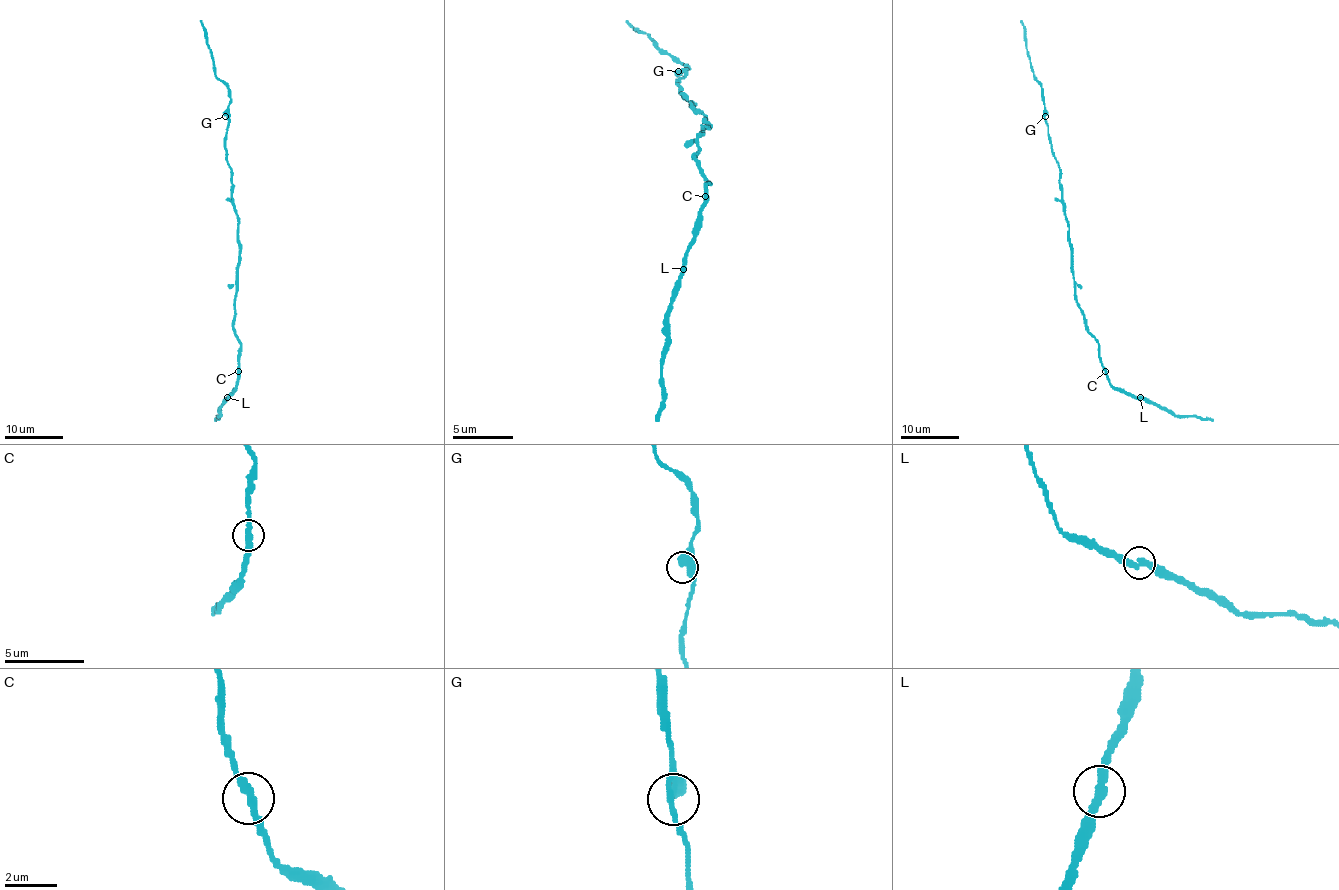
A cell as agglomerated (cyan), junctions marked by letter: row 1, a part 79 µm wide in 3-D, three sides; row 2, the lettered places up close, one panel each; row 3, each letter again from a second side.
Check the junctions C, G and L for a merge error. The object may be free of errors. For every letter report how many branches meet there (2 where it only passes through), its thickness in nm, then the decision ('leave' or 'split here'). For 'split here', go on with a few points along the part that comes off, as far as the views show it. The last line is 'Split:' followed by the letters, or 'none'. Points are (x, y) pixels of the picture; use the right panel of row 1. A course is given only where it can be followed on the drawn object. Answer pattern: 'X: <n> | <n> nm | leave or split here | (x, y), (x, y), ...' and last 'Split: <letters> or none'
C: 2 | 360 nm | leave
G: 2 | 400 nm | leave
L: 2 | 360 nm | leave
Split: none

